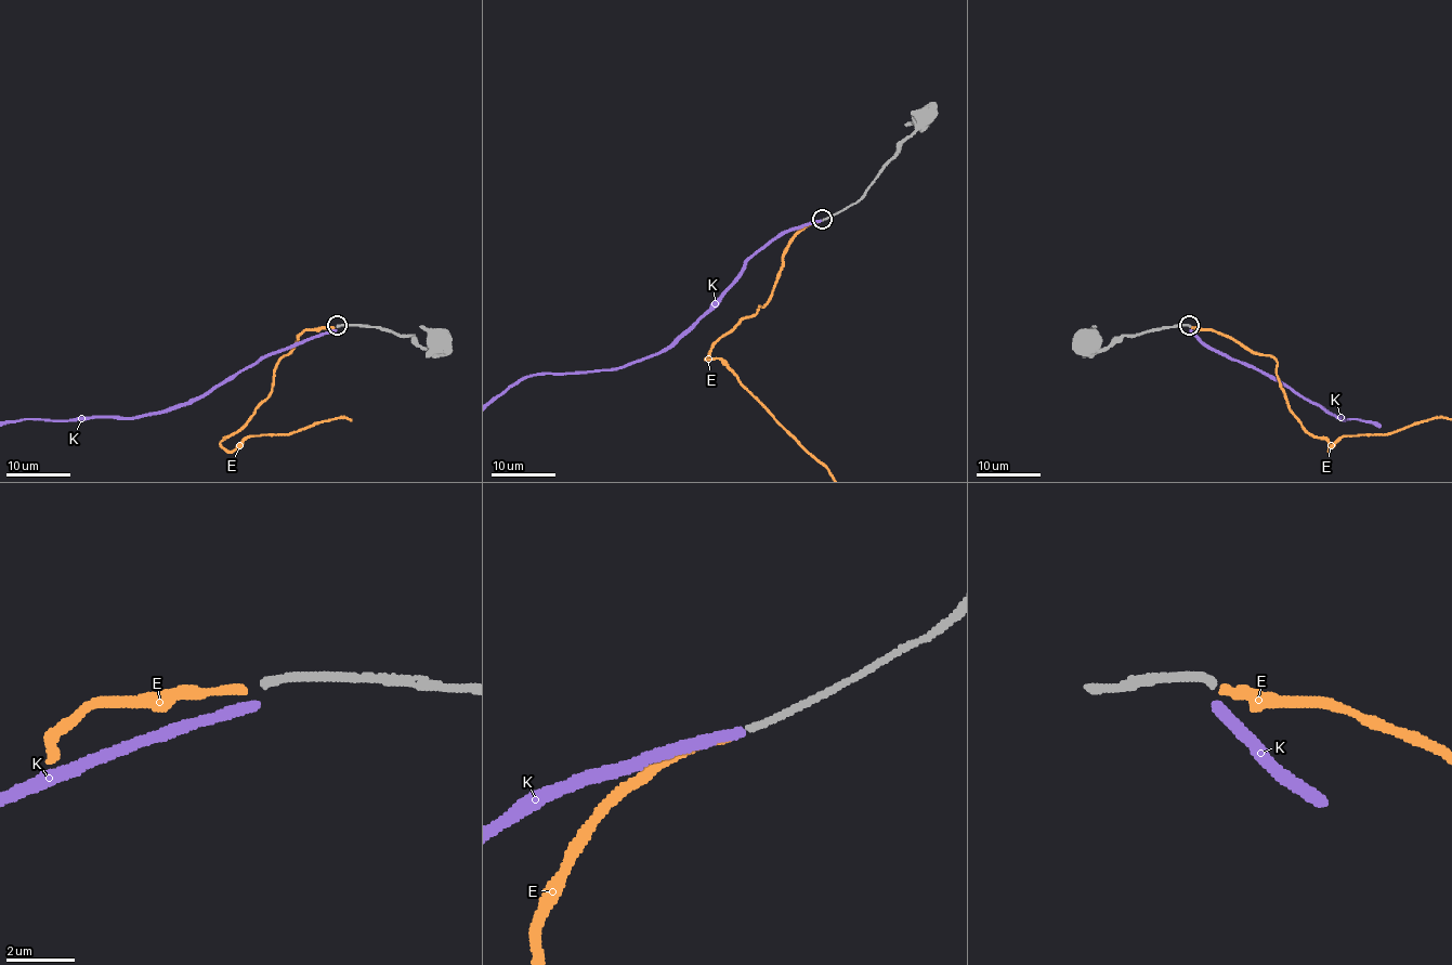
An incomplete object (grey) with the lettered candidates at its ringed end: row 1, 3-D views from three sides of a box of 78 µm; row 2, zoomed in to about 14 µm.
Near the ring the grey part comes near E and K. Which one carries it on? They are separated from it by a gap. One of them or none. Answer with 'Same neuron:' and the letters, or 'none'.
Same neuron: none

